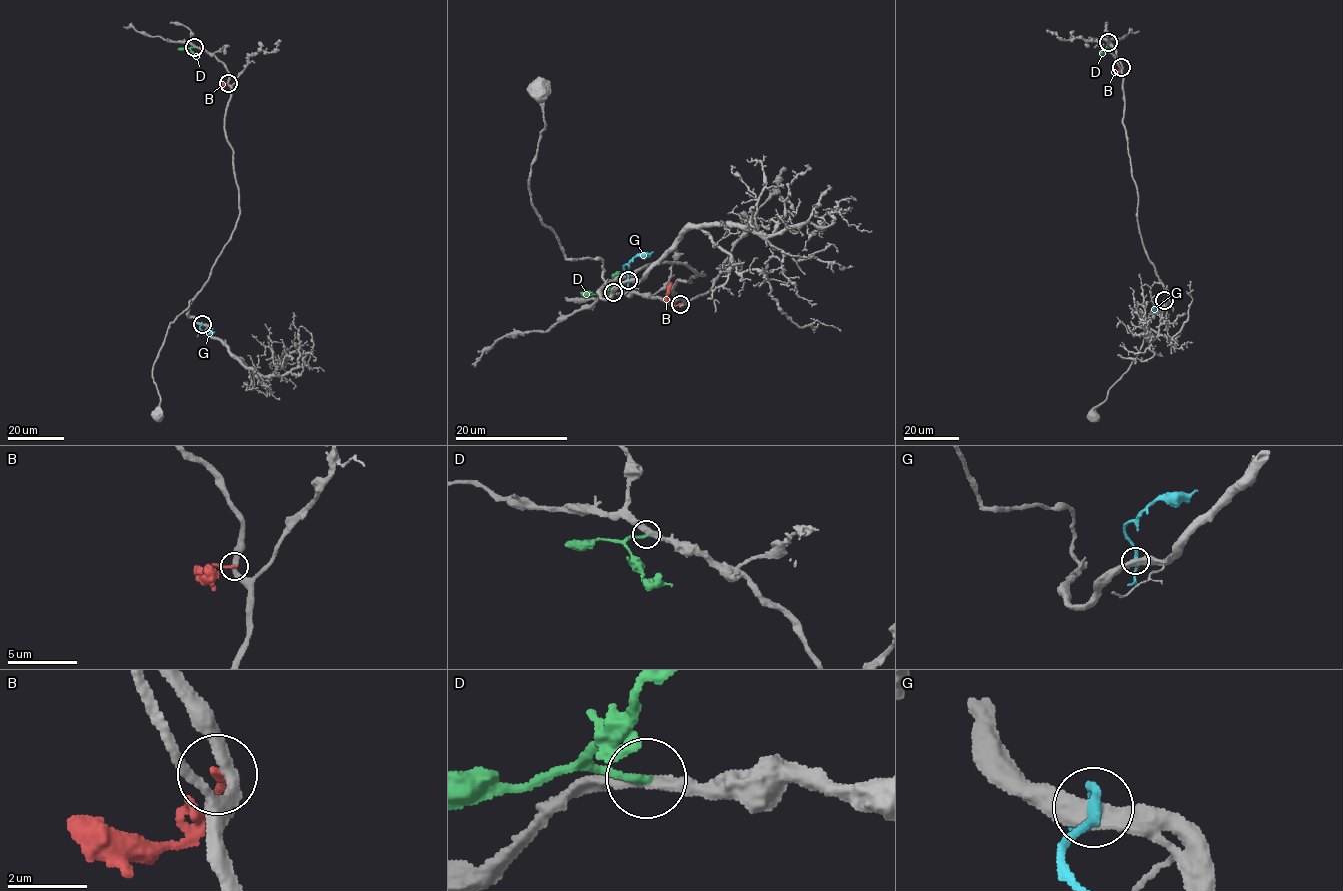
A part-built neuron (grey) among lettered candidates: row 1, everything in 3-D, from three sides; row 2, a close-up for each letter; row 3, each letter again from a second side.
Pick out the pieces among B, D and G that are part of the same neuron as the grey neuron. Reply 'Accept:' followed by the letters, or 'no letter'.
Accept: D

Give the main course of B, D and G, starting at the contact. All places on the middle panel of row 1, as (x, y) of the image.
B: (680, 304), (670, 306), (668, 302), (670, 283)
D: (613, 292), (604, 290), (613, 280), (624, 276)
G: (628, 280), (624, 266), (632, 258), (654, 252)

